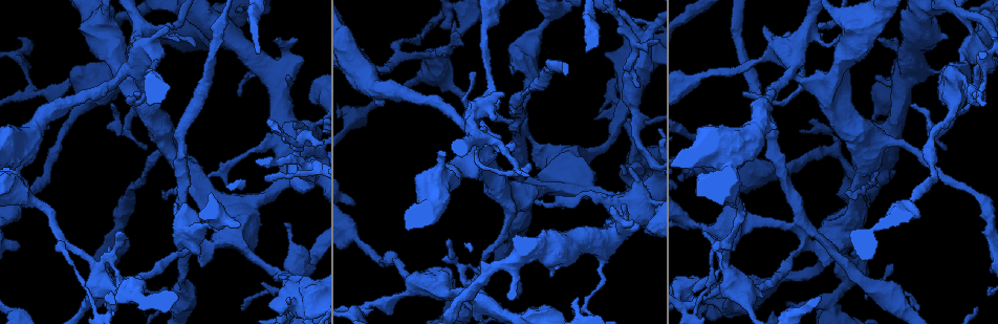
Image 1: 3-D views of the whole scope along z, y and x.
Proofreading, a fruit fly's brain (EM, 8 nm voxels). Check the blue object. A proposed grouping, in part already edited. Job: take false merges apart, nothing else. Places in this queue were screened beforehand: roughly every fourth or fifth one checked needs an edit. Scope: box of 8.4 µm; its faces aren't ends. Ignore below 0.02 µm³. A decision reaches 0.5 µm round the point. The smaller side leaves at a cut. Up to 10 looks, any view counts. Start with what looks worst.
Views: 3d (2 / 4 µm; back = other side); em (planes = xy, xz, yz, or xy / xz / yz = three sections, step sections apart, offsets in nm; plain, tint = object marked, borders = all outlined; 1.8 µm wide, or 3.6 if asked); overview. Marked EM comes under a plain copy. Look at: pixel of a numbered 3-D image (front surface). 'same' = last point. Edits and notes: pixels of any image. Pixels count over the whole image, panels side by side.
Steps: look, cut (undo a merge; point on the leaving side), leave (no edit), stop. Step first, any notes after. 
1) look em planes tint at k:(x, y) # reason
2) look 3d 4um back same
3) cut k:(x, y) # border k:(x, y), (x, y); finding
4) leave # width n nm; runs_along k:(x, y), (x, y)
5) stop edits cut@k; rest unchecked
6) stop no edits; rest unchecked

look 3d 2um at 1:(847, 279) # calibre changes

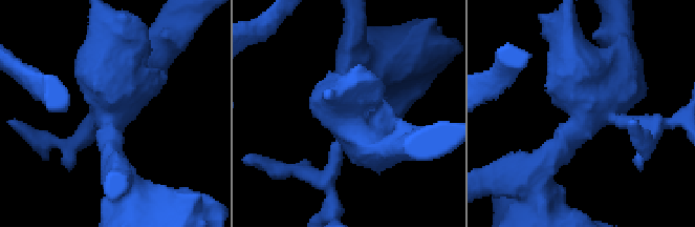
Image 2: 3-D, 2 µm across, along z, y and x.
look em xz step 8 tint at 2:(592, 112)

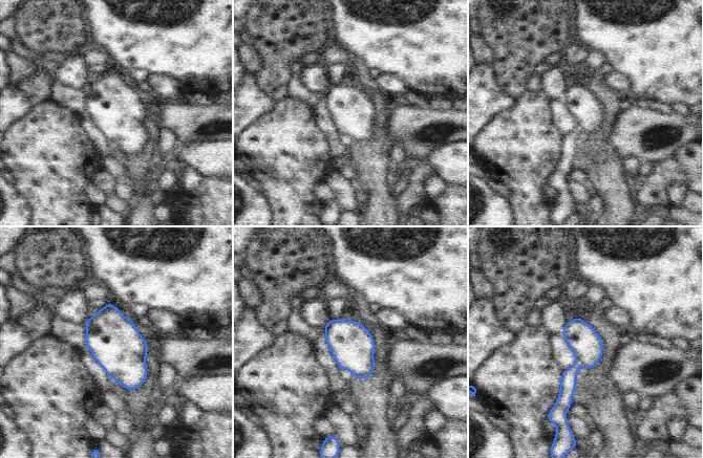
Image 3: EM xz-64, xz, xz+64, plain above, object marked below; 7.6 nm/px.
leave # runs_along 3:(578, 320), (580, 362), (562, 401); one neuron here

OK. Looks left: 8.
look em xz step 4 tint at 1:(771, 281) # thin neck

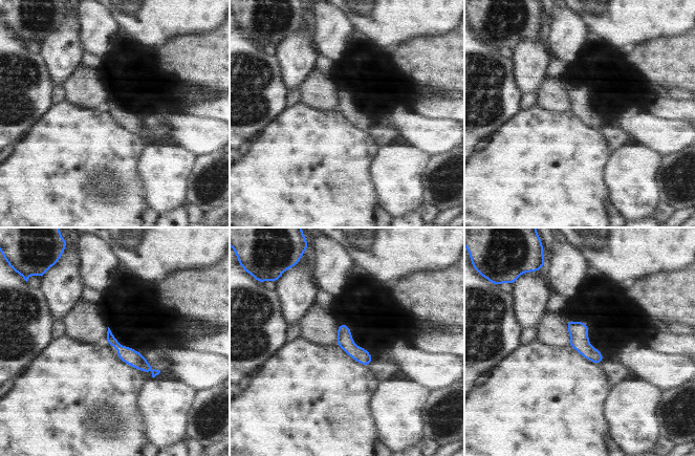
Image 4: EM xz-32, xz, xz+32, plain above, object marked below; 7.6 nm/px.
look em planes tint same # another direction

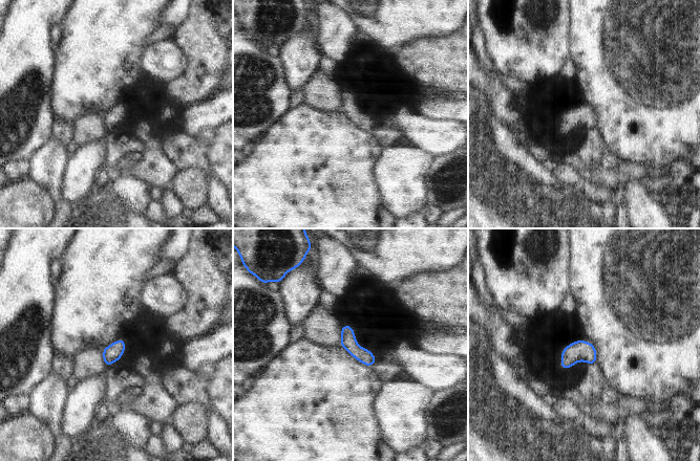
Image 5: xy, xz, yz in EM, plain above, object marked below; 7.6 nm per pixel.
leave # width 120 nm; runs_along 5:(344, 328), (347, 339), (373, 359); one neuron here

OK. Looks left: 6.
look 3d 4um at 1:(135, 70) # abrupt turn

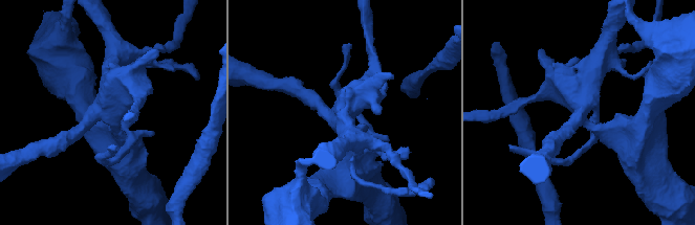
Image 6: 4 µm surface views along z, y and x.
look em planes tint at 6:(583, 113)

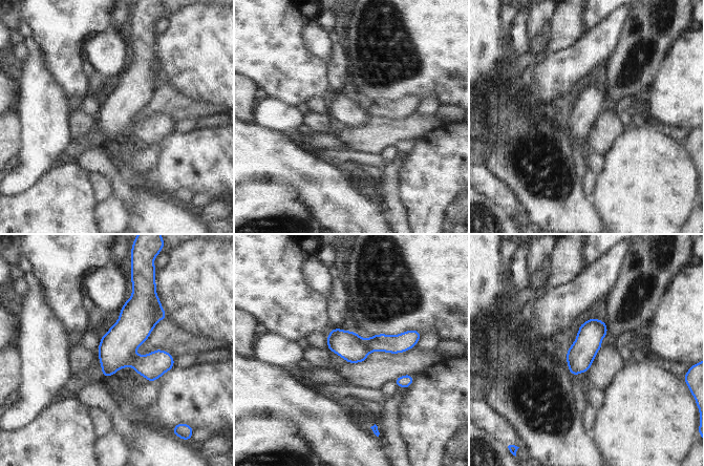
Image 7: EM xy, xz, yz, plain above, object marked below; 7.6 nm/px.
cut 7:(139, 315) # border 7:(155, 295), (153, 303), (162, 318); a second neuron is stuck on

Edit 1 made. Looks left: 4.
look overview

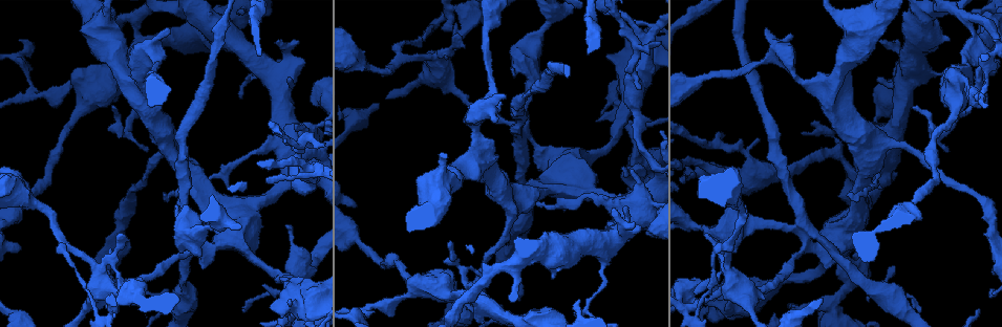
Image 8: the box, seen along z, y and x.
look em xz step 8 tint at 8:(977, 96) # calibre changes

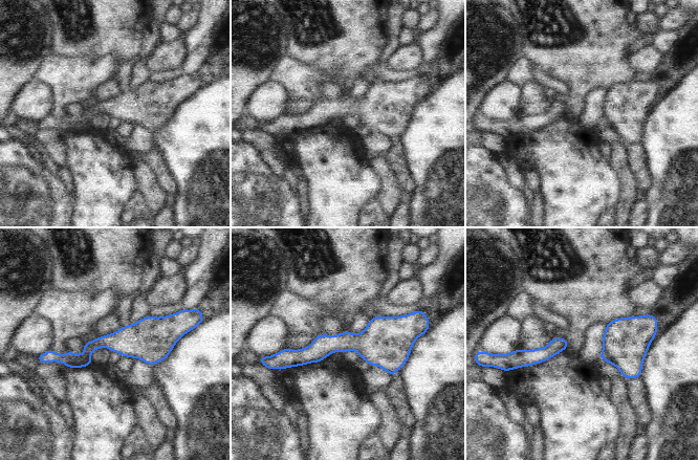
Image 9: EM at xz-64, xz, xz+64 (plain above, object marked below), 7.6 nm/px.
cut 9:(85, 360) # width 70 nm; border 9:(89, 355), (75, 357), (66, 365); two neurons meet here

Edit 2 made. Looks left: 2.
stop edits cut@7, cut@9; rest unchecked

